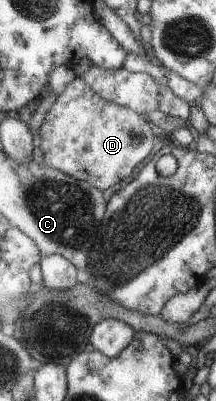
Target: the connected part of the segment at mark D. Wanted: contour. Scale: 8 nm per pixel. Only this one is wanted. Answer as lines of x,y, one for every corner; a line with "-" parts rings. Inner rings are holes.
79,77
67,83
39,126
43,164
104,191
129,176
153,148
157,131
144,116
97,96

